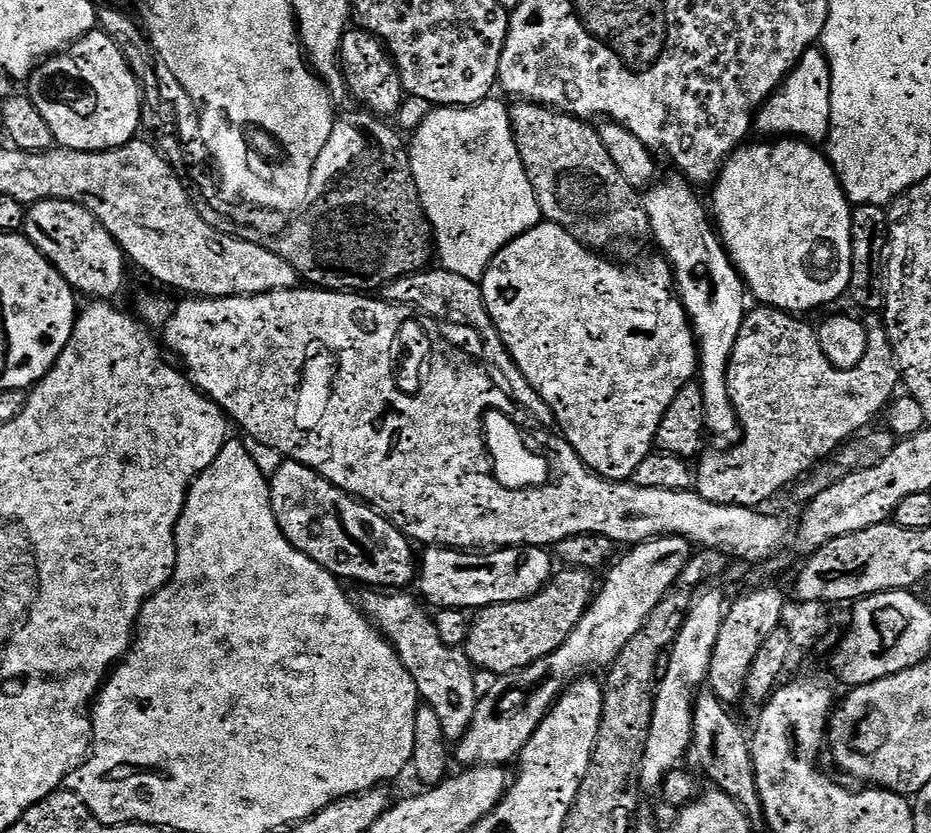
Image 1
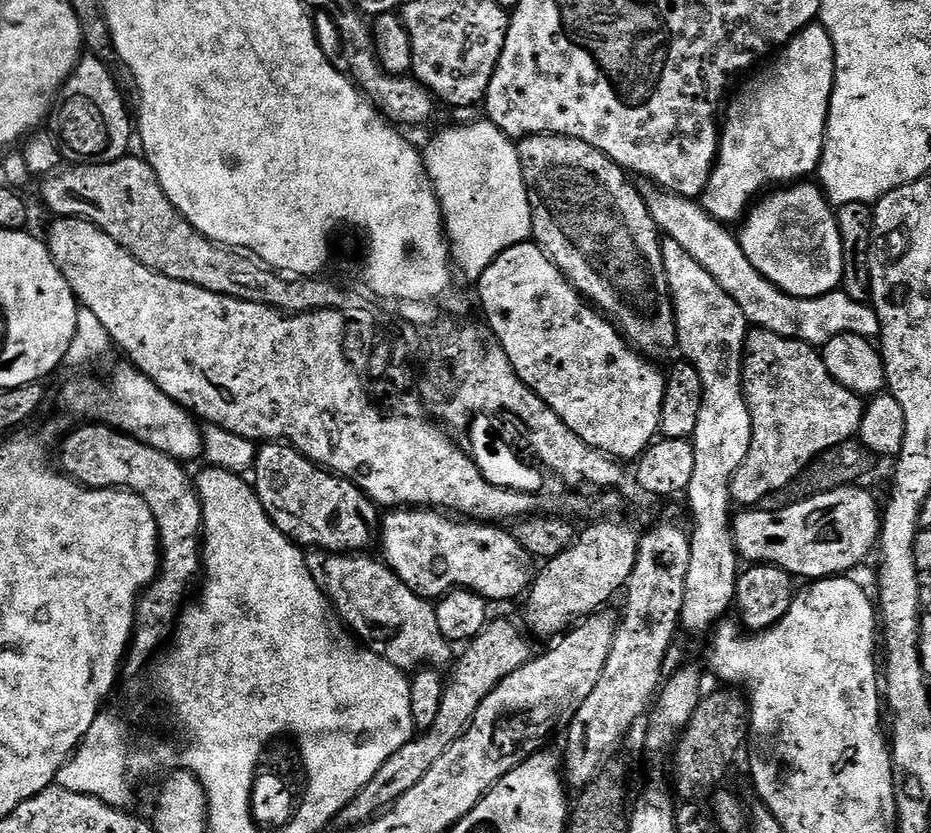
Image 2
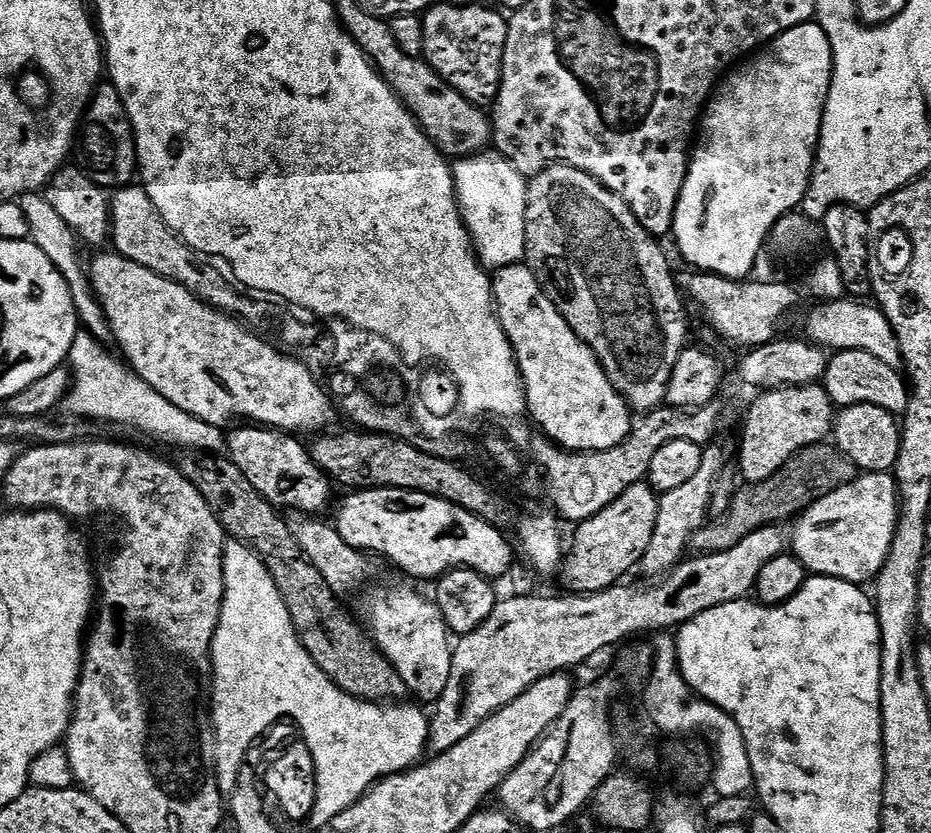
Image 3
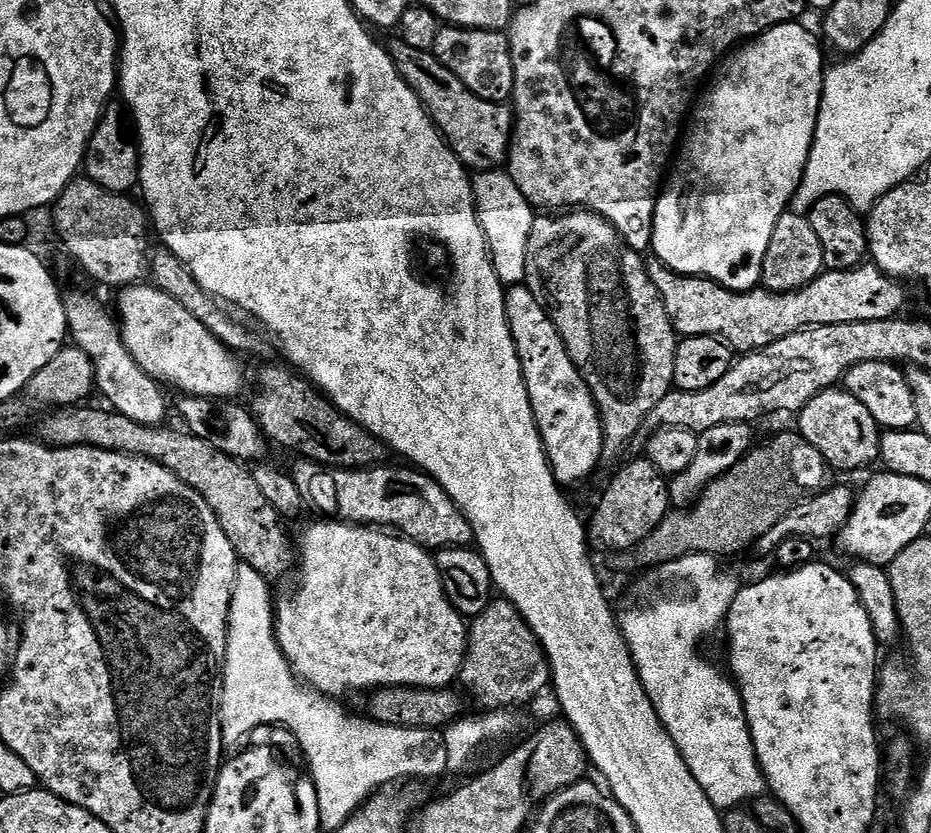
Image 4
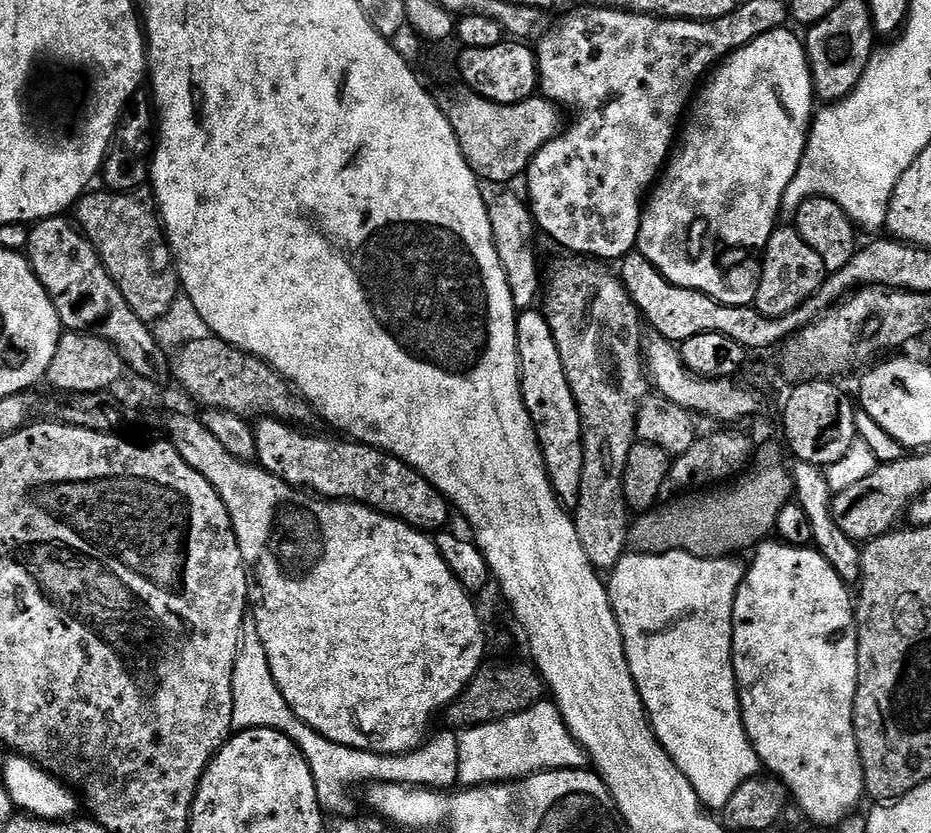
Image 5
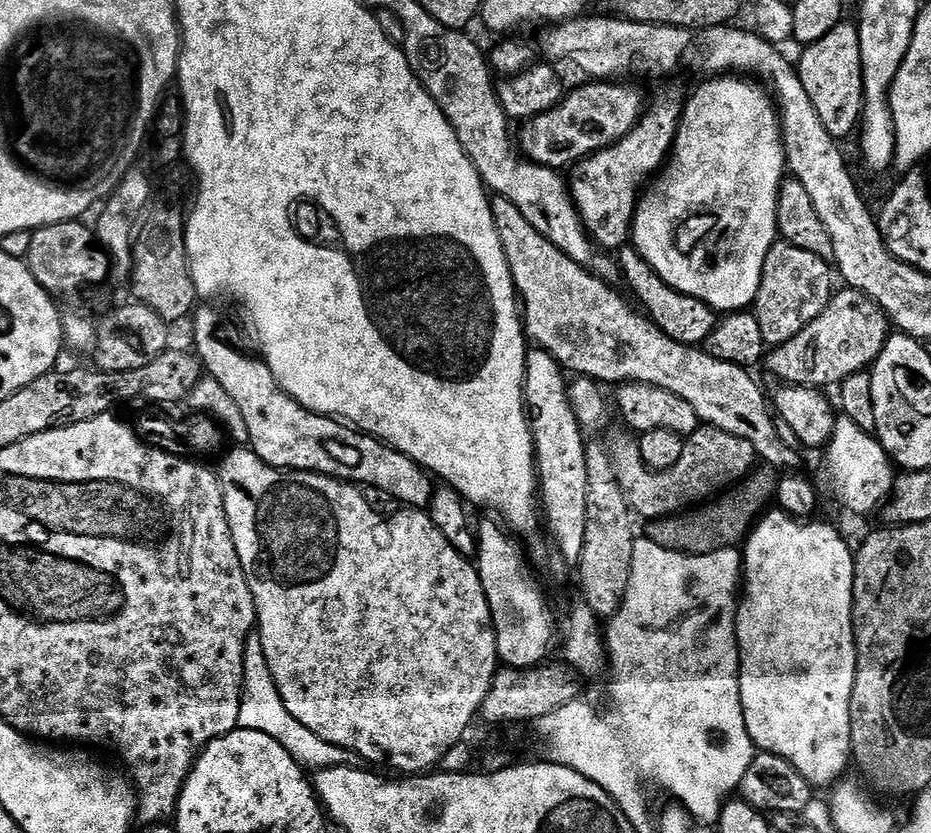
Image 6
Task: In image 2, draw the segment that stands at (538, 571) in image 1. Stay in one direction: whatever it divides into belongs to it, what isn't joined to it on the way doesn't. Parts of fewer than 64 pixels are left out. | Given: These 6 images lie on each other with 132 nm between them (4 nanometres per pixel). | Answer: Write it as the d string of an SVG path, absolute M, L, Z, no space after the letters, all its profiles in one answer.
M401 506L387 515L382 520L383 559L398 574L398 578L406 582L406 586L425 598L439 598L457 588L464 588L467 592L477 592L489 602L519 601L534 583L534 557L512 537L511 531L500 529L503 527L488 522L461 522L443 511L423 506Z

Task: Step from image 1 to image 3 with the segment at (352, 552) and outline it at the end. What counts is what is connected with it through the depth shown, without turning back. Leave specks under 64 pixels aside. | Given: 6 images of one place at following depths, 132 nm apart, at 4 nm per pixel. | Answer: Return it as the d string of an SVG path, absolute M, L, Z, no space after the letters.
M240 426L237 432L229 433L226 450L234 466L246 474L250 486L276 509L320 514L332 496L330 481L314 463L307 447L296 440L295 435L267 426Z

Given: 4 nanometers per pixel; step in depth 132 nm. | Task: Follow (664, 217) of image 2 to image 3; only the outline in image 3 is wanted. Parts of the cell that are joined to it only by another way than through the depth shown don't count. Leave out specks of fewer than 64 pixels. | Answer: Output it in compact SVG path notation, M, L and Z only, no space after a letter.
M841 298L820 302L808 316L804 328L807 339L820 345L825 350L845 352L846 350L862 350L866 354L874 354L878 362L886 362L886 366L900 370L905 367L904 355L898 346L898 338L894 334L892 324L884 313L872 302L861 302L856 298Z

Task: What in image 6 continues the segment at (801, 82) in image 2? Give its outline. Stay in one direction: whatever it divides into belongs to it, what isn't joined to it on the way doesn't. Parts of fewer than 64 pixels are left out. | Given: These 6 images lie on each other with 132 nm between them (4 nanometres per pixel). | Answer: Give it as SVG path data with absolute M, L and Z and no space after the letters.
M721 74L707 81L683 105L679 129L671 153L663 165L662 171L651 181L650 187L637 201L635 218L630 233L633 247L660 277L674 290L687 296L693 296L708 304L720 314L731 314L748 310L755 305L756 295L762 282L762 270L766 254L770 254L772 245L778 240L778 210L780 189L786 181L788 159L784 157L784 133L780 130L780 113L773 97L759 83L735 74Z

